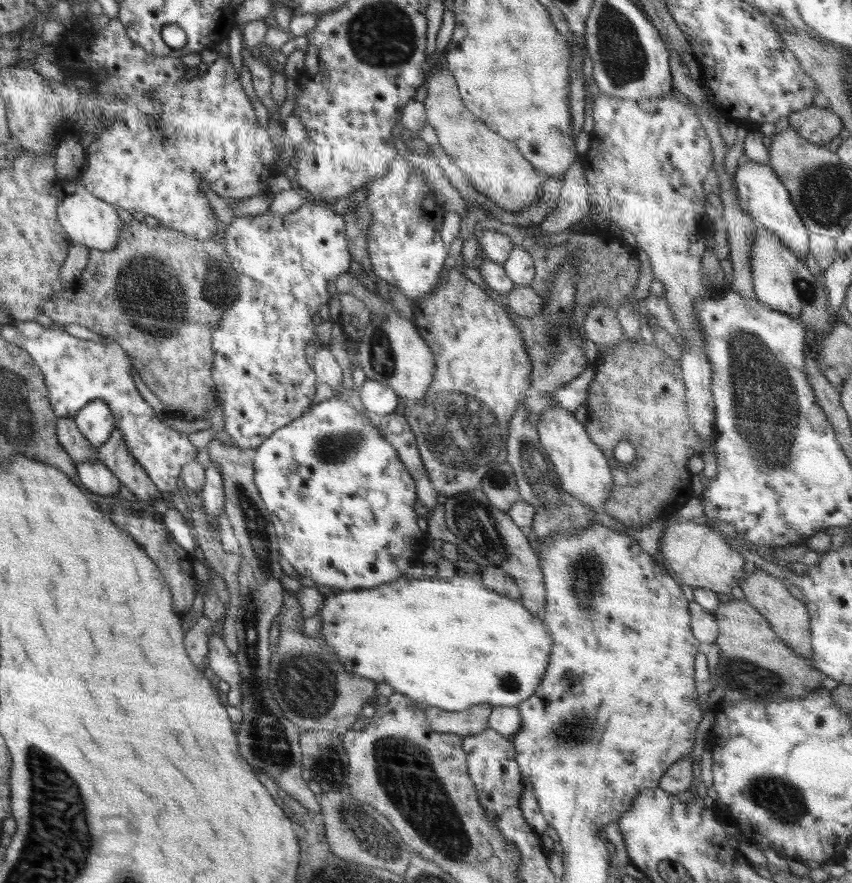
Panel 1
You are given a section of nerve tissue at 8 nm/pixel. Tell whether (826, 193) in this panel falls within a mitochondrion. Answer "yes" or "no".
yes

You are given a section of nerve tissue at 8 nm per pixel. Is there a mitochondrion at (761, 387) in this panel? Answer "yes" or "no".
yes

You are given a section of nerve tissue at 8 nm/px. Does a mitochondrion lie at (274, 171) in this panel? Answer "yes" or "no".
no

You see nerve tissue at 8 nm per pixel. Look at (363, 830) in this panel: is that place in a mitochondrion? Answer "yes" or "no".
yes

